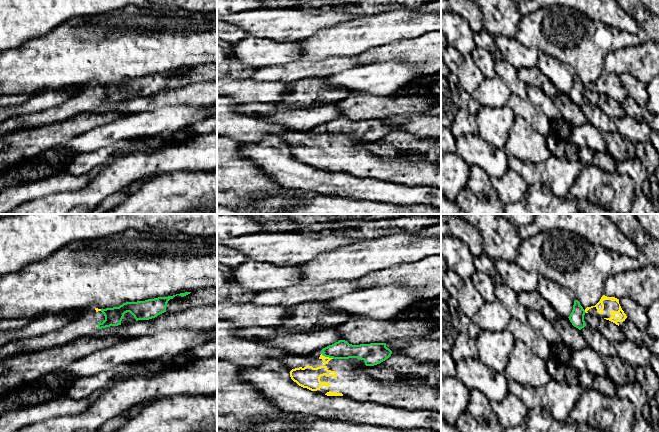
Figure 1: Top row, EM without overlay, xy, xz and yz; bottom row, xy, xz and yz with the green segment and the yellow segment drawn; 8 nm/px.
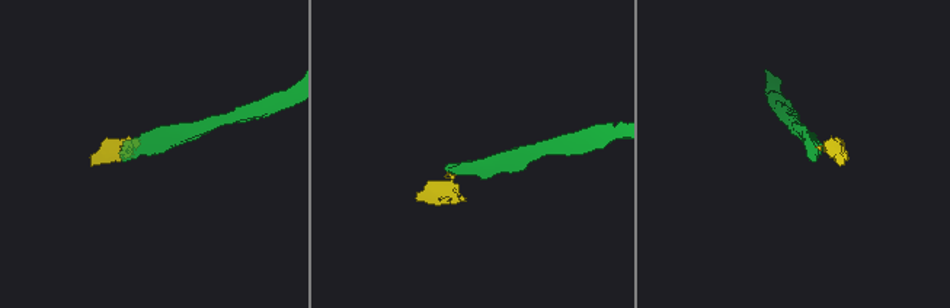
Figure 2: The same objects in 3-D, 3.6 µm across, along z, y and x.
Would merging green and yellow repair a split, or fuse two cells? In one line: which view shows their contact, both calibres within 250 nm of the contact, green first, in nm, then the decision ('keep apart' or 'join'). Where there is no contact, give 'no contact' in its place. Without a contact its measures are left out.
contact in xz; calibres 150 and 50 nm; keep apart

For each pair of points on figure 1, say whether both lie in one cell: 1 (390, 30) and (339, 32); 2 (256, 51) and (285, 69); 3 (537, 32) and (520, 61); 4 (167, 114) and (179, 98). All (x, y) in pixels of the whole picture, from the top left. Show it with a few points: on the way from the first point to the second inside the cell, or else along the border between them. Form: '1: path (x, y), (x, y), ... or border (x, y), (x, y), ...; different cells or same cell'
1: path (377, 30), (352, 32); same cell
2: border (299, 59), (256, 69); different cells
3: border (514, 38), (525, 46), (534, 47), (539, 51); different cells
4: border (197, 106), (166, 105), (151, 111); different cells

